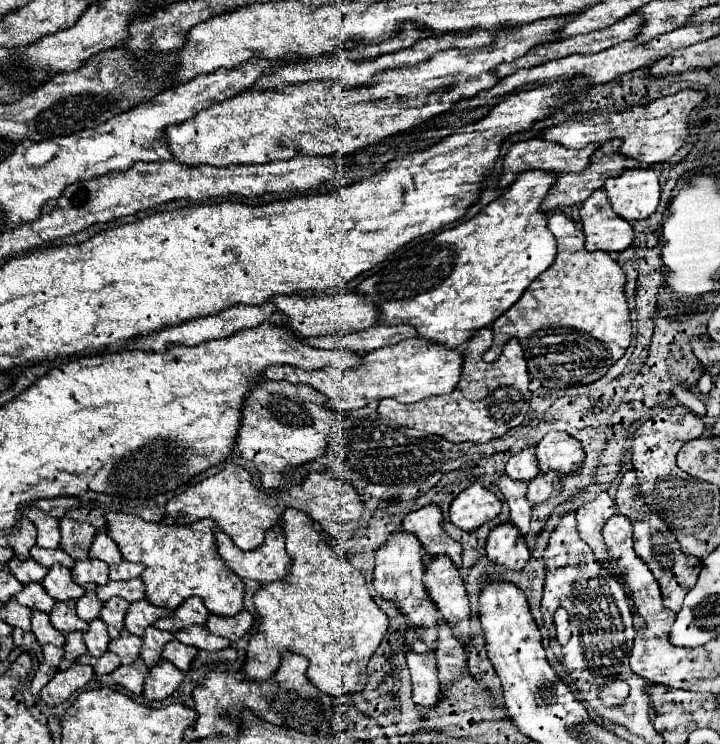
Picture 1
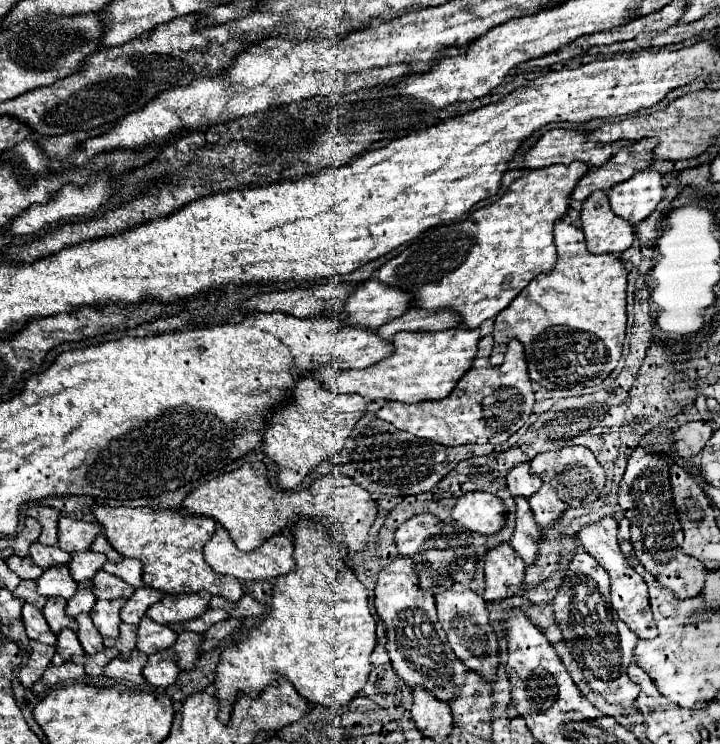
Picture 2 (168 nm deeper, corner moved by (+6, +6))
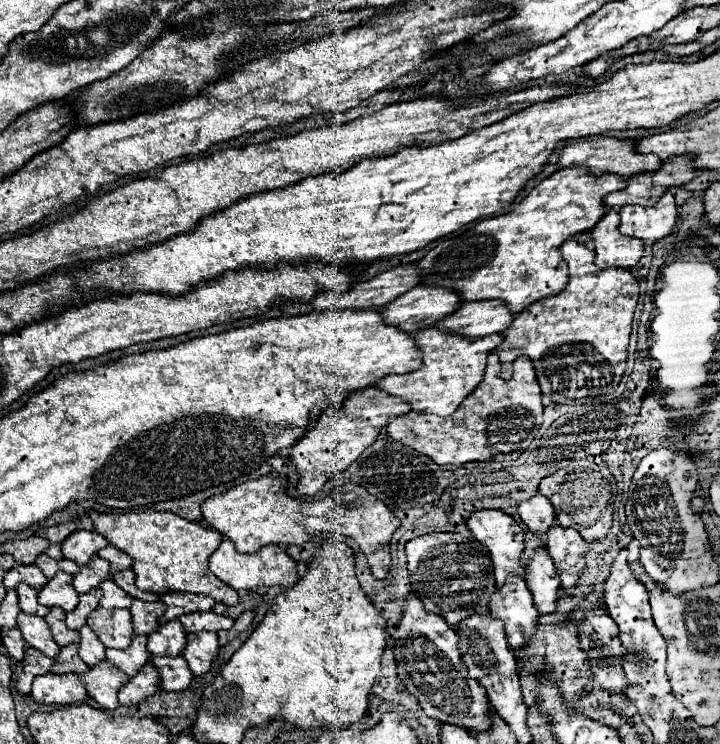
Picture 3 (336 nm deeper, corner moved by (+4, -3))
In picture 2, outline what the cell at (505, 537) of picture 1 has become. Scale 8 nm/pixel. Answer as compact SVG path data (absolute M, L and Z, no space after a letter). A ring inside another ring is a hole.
M500 542L496 548L486 552L484 574L484 600L500 600L520 592L520 584L524 580L524 562L508 542Z

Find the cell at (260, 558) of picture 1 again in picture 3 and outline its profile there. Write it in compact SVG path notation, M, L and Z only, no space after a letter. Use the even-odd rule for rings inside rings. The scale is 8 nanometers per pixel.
M224 537L220 547L210 555L210 571L236 591L250 591L260 585L282 585L282 587L292 587L298 581L298 571L294 559L288 557L286 551L282 551L278 545L264 545L256 553L238 553L234 549L234 543Z

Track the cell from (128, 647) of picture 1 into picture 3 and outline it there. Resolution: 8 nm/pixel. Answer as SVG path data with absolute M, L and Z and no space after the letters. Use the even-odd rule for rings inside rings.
M134 635L128 649L122 649L122 651L120 649L106 649L106 659L132 677L140 671L142 665L146 665L152 659L150 651L146 649L146 643L148 643L146 635Z

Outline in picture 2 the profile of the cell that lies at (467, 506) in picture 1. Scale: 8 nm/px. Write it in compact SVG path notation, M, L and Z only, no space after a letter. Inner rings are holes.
M466 492L456 500L452 508L452 518L464 528L488 536L504 526L506 508L504 502L494 494Z

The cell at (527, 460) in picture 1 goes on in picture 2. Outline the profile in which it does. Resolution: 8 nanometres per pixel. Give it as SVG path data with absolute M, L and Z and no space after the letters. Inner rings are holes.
M518 462L506 476L506 484L512 496L530 496L534 494L534 490L538 490L538 486L542 486L542 480L538 474L530 472L530 464L528 462Z

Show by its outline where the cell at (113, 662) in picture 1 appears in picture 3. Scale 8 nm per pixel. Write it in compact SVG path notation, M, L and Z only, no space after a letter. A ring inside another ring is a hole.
M102 661L94 665L88 673L80 675L82 683L86 683L88 695L102 707L102 709L116 709L118 703L118 691L124 683L130 681L130 677L120 671L110 661Z

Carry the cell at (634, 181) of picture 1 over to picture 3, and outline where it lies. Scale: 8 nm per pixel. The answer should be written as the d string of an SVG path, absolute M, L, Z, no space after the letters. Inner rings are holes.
M668 191L656 207L636 207L628 205L620 209L620 233L628 237L638 237L646 243L654 243L672 233L678 211L674 195Z

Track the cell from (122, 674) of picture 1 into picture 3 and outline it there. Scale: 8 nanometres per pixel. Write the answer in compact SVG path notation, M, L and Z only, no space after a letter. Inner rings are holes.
M146 663L118 693L120 705L134 707L160 691L160 675L152 663Z

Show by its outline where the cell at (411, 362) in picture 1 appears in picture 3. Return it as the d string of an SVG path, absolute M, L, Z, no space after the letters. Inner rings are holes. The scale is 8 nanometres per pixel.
M436 327L418 331L414 335L418 347L424 353L422 369L406 375L388 375L376 383L376 387L384 389L390 395L402 397L412 405L416 413L434 413L434 415L452 415L460 403L480 385L486 371L486 353L492 353L504 339L502 333L494 333L488 337L464 337L456 333L446 333Z

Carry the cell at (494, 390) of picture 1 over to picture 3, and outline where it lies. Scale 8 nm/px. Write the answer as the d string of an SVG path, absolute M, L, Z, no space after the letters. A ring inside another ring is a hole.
M496 351L492 355L488 355L488 367L486 367L486 375L484 381L480 383L480 387L476 387L476 391L472 395L468 395L468 399L464 399L464 403L456 409L456 413L452 413L450 417L436 417L436 415L424 415L424 413L408 413L402 417L392 419L392 423L388 423L386 431L392 439L412 447L414 451L430 457L434 463L438 465L464 465L468 461L500 461L500 455L508 455L508 453L522 453L528 449L526 441L534 441L538 435L538 429L542 425L542 391L536 379L536 371L532 367L530 359L516 359L514 361L514 379L512 381L504 381L500 377L500 361Z

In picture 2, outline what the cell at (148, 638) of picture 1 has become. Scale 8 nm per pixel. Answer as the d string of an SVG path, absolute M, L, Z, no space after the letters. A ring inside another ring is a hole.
M142 618L142 622L138 624L138 650L148 654L154 654L158 650L166 650L176 642L176 632L170 630L168 626L150 622L150 618Z

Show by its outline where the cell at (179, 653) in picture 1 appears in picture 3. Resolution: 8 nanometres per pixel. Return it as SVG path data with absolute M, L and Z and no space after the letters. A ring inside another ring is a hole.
M200 631L188 635L188 643L182 655L188 661L188 667L194 675L204 675L210 669L212 659L218 655L218 649L218 635L212 631Z

